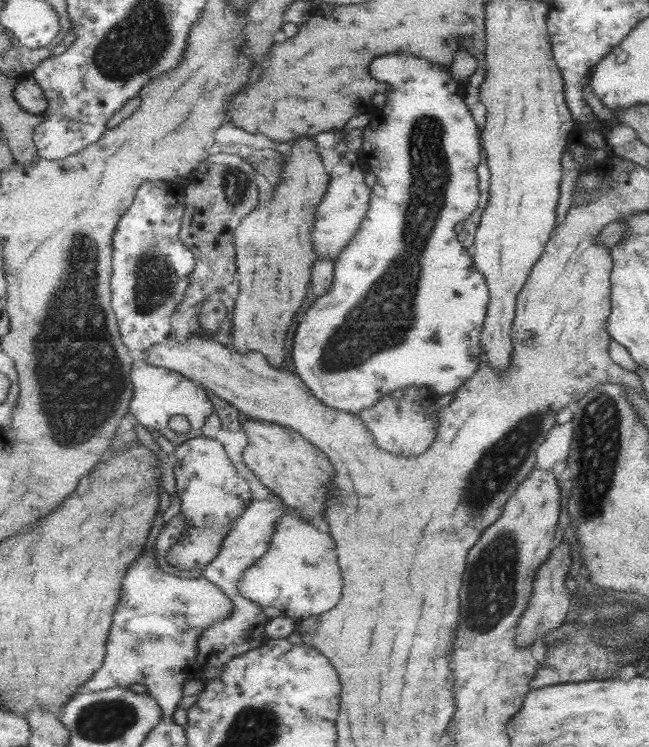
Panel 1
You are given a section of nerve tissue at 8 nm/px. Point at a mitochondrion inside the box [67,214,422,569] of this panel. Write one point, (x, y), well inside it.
(154, 285)

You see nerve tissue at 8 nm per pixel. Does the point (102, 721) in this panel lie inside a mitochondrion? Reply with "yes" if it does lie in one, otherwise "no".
yes

